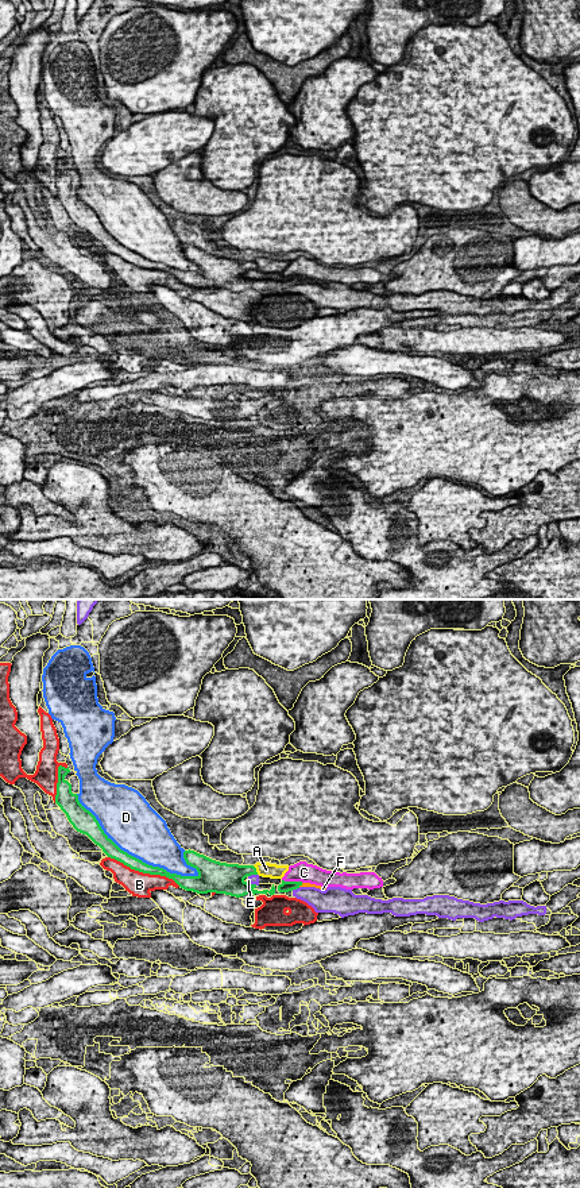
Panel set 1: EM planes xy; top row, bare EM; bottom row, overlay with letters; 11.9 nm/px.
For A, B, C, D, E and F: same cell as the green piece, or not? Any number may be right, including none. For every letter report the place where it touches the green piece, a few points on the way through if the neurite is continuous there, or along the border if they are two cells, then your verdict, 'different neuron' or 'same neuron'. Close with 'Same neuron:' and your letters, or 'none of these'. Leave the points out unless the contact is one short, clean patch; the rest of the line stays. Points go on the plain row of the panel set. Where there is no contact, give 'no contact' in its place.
A: contact xy (255, 265); different neuron
B: contact xy (144, 267); different neuron
C: contact xy (293, 277); different neuron
D: contact xy (132, 251); different neuron
E: contact xy (296, 284); different neuron
F: contact xy (300, 280); same neuron
Same neuron: F

